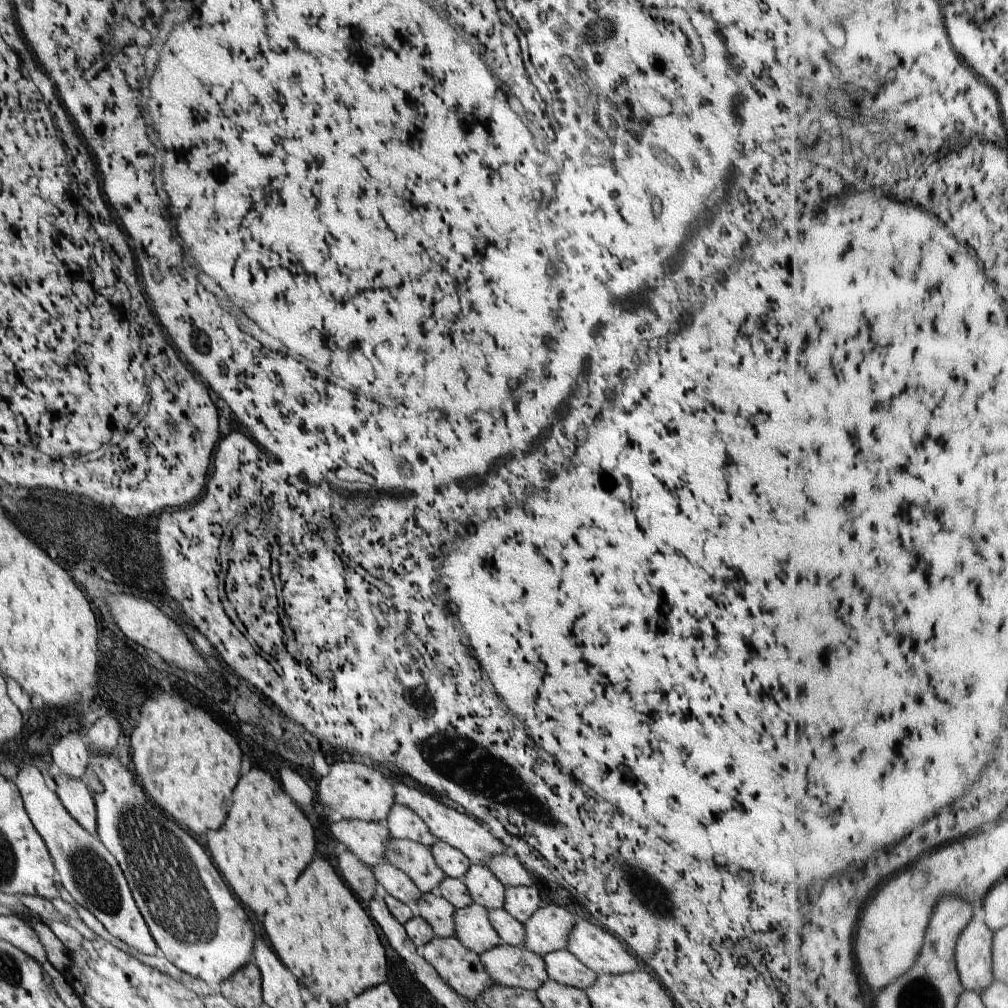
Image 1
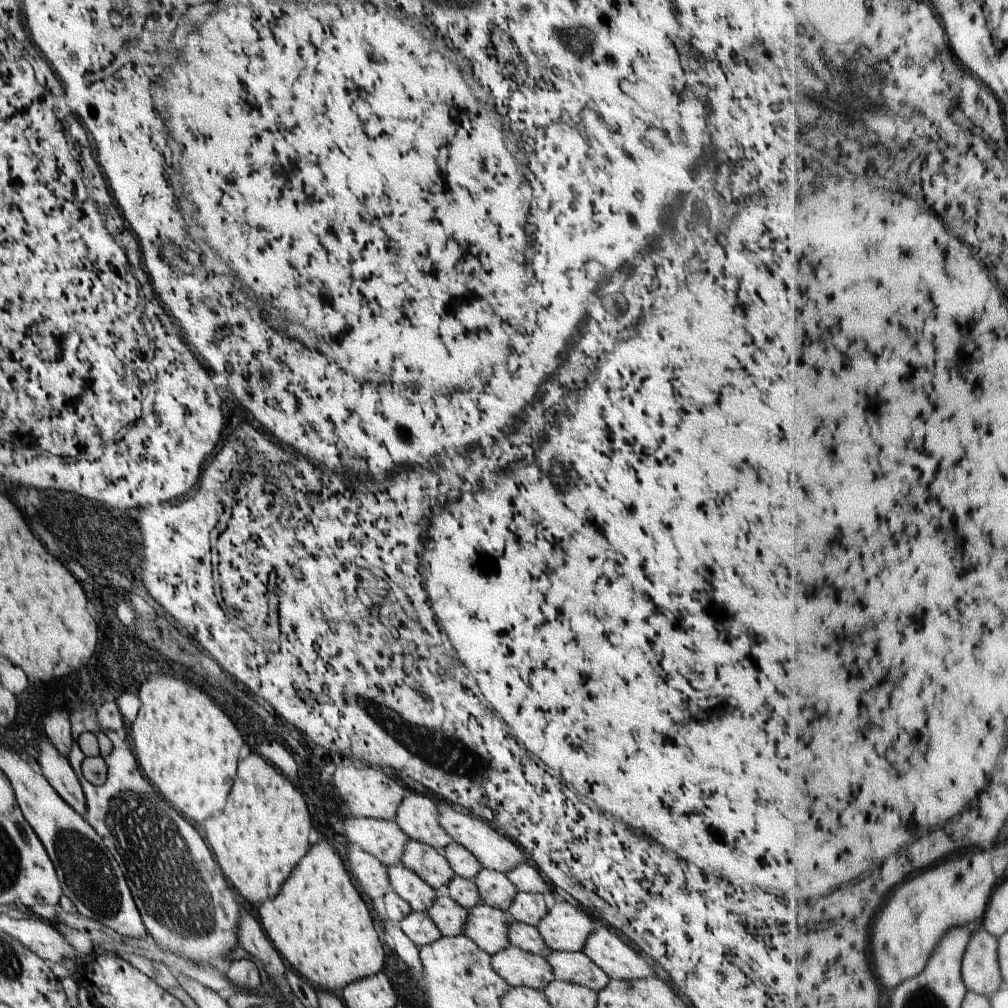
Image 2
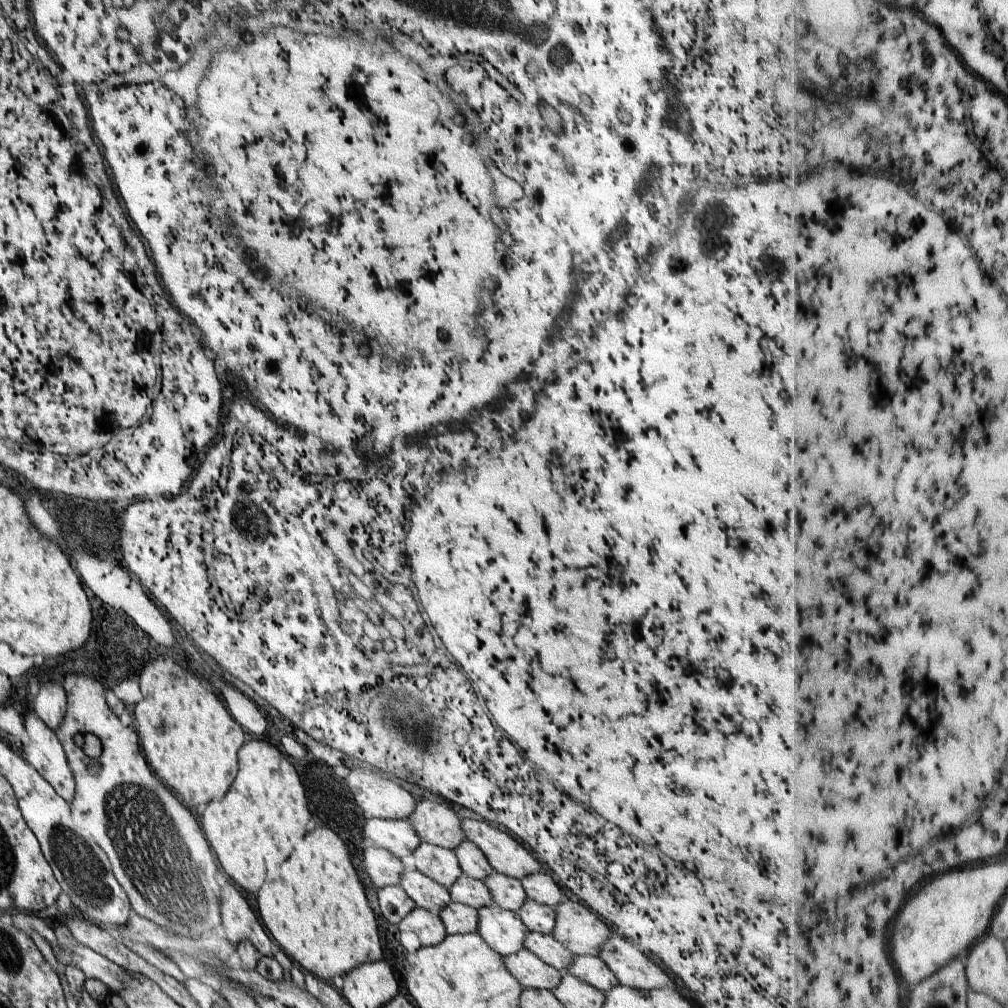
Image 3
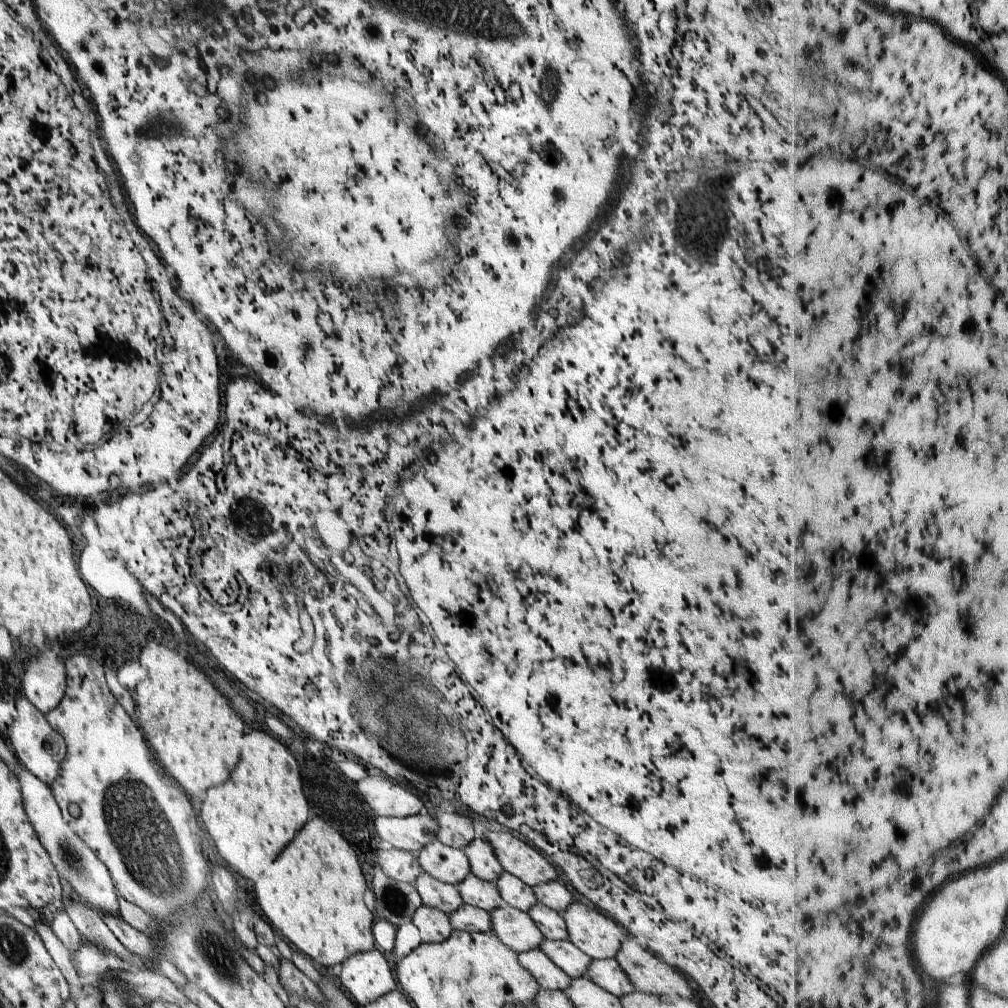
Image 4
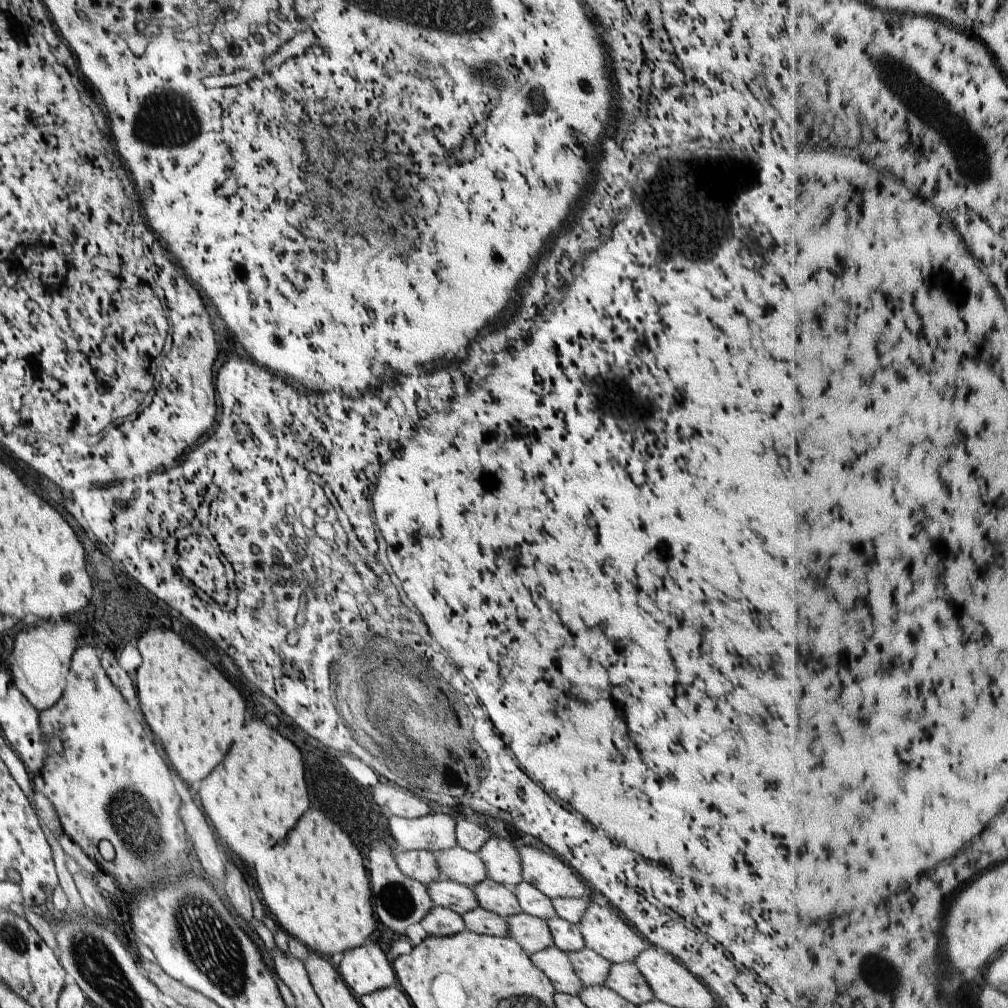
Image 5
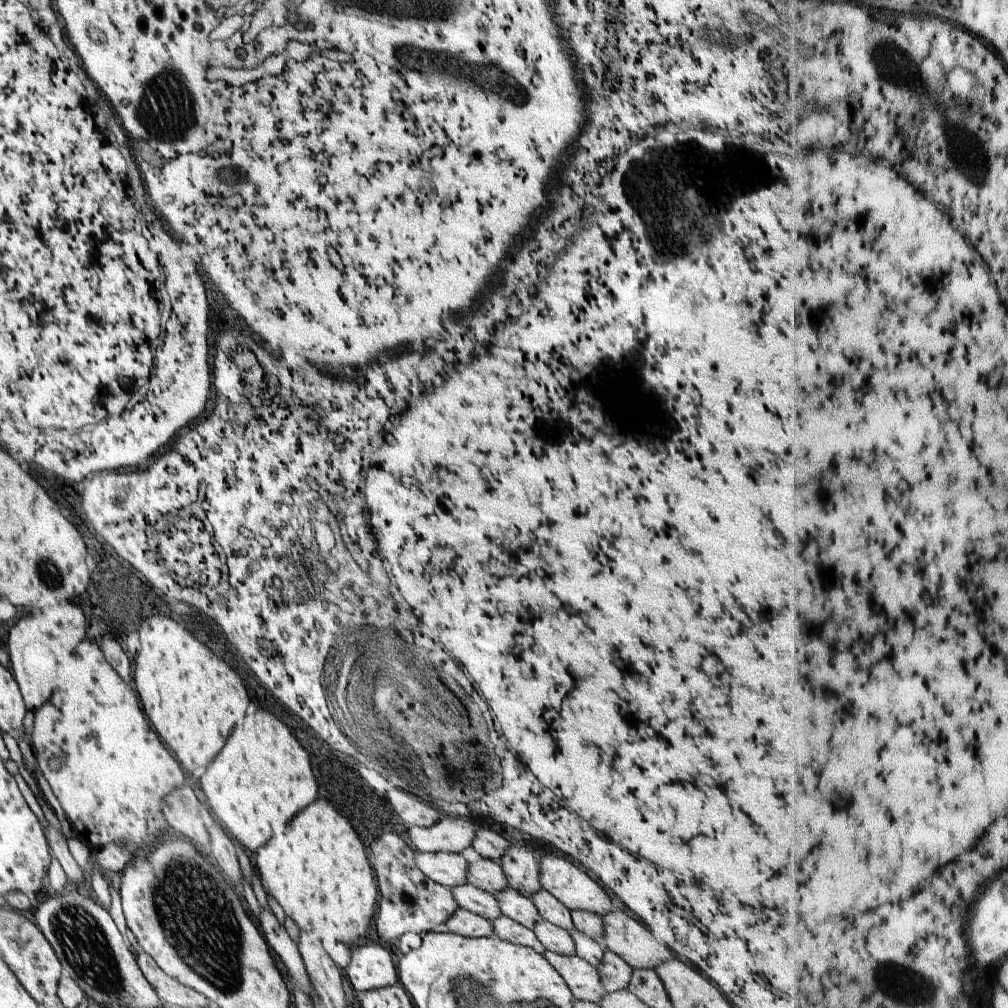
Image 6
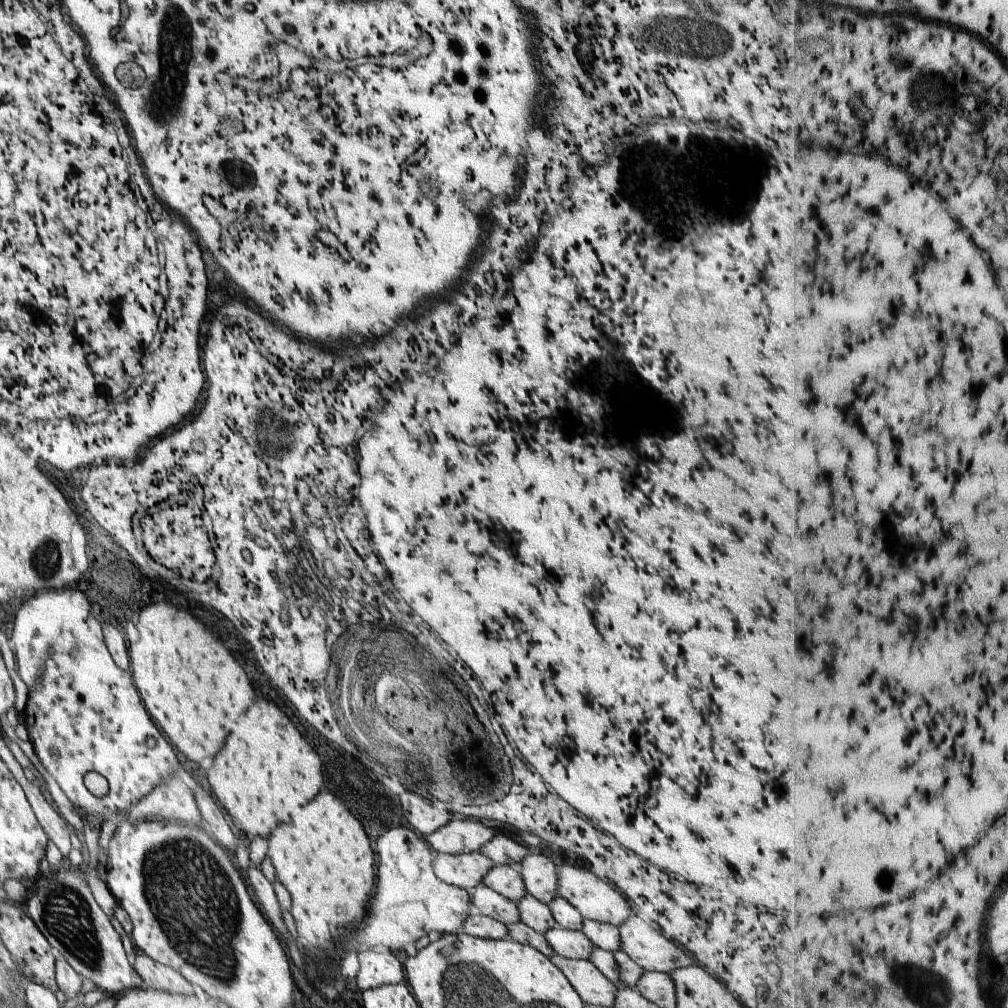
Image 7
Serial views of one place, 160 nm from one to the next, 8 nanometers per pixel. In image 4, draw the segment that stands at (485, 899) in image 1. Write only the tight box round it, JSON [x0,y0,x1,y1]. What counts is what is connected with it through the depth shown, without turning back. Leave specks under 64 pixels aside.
[494,871,536,913]

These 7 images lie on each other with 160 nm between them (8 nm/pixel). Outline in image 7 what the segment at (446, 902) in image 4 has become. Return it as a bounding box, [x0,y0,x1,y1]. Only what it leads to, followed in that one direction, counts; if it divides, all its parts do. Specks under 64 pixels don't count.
[468,885,521,925]

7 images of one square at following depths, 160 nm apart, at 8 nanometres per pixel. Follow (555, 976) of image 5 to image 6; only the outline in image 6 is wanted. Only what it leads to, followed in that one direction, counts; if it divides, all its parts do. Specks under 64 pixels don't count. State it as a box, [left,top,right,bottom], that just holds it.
[543,951,606,1003]

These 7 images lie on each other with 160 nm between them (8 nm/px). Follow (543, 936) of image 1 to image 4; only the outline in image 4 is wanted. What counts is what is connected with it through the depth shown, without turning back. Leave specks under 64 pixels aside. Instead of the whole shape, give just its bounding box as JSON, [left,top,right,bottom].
[563,901,629,959]

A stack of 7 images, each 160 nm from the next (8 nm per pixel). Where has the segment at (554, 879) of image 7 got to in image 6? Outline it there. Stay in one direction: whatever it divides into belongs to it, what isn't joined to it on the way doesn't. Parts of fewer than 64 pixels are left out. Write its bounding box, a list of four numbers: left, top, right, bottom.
[498,843,543,898]

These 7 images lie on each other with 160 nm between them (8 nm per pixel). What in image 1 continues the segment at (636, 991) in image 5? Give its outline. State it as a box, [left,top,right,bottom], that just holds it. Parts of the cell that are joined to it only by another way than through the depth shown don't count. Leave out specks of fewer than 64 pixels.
[543,949,597,991]

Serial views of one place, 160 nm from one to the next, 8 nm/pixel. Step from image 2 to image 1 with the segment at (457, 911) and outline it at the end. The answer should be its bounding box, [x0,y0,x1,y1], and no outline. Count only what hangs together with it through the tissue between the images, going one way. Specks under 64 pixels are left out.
[417,891,454,937]

